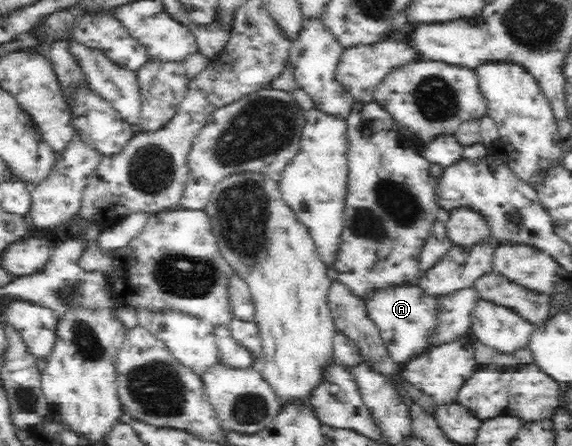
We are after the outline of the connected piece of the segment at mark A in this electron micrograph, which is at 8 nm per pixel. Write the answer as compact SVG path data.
M398 286L380 290L365 299L367 313L381 330L383 342L391 358L400 364L422 354L431 346L431 339L439 327L439 302L436 296L426 295L418 286Z

